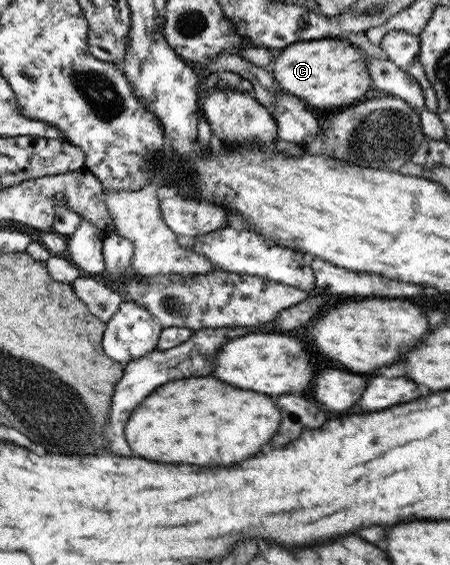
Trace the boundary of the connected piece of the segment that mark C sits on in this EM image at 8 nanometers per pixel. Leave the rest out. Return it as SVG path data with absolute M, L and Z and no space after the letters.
M326 38L312 42L297 42L276 52L270 72L276 83L290 95L299 97L305 104L330 110L354 103L362 95L372 91L372 83L365 54L358 53L345 39Z

